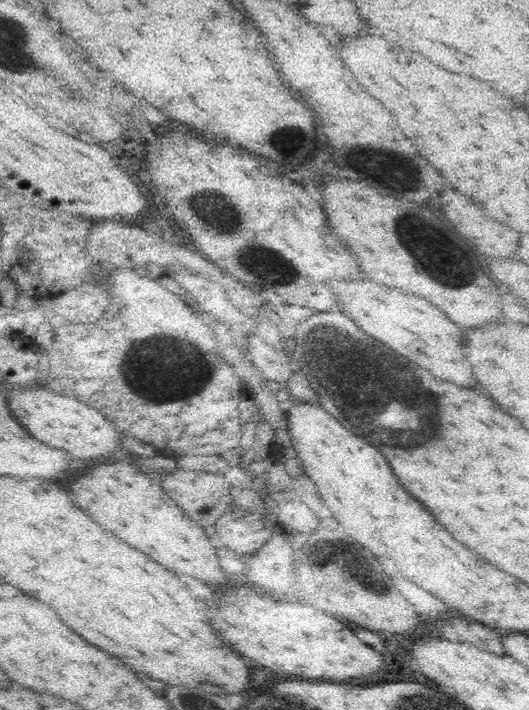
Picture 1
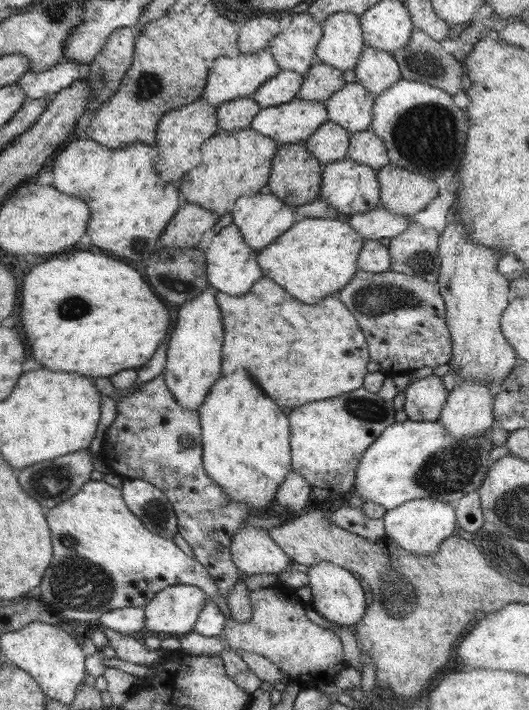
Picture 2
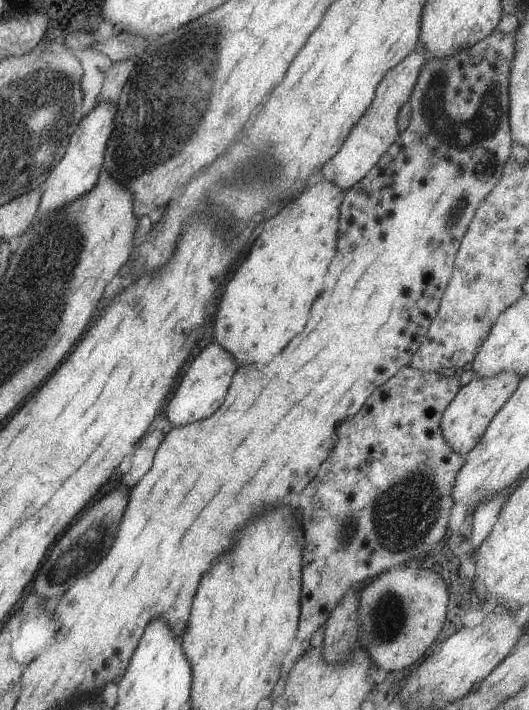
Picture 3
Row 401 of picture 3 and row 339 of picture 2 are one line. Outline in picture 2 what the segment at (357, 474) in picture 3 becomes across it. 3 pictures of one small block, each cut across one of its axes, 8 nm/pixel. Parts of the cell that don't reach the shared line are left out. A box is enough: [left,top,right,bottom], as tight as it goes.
[336,271,452,379]

